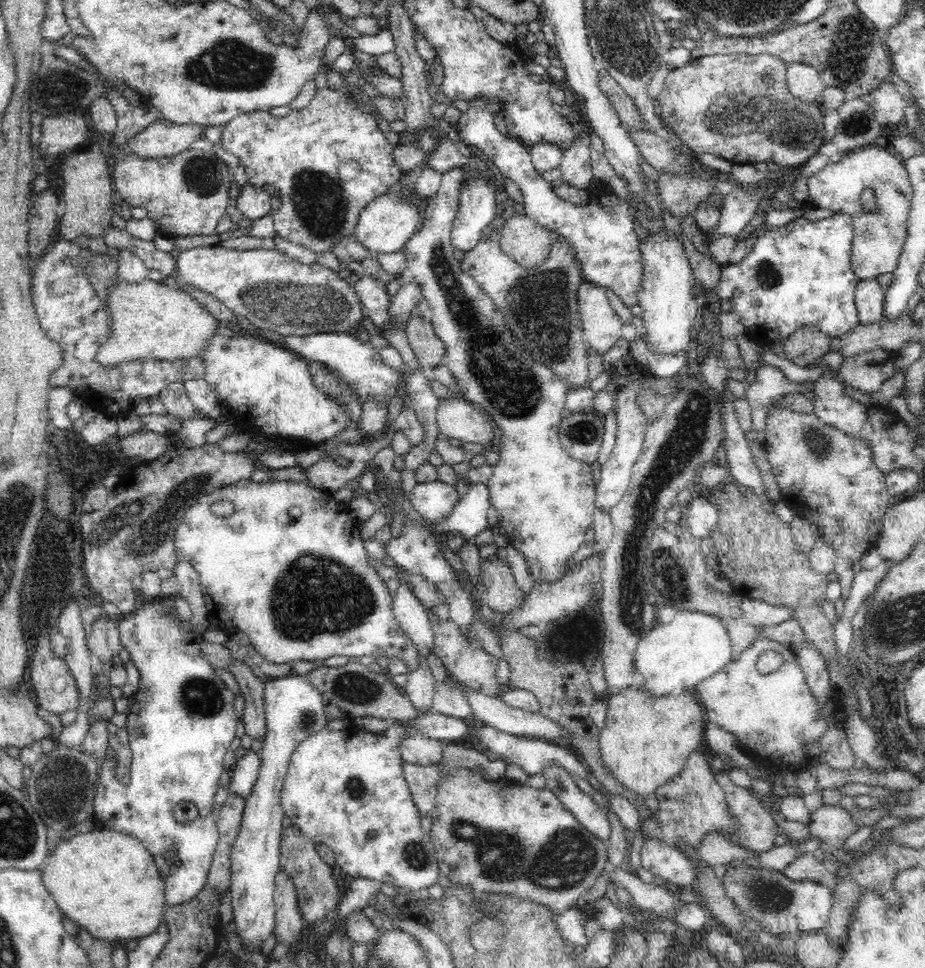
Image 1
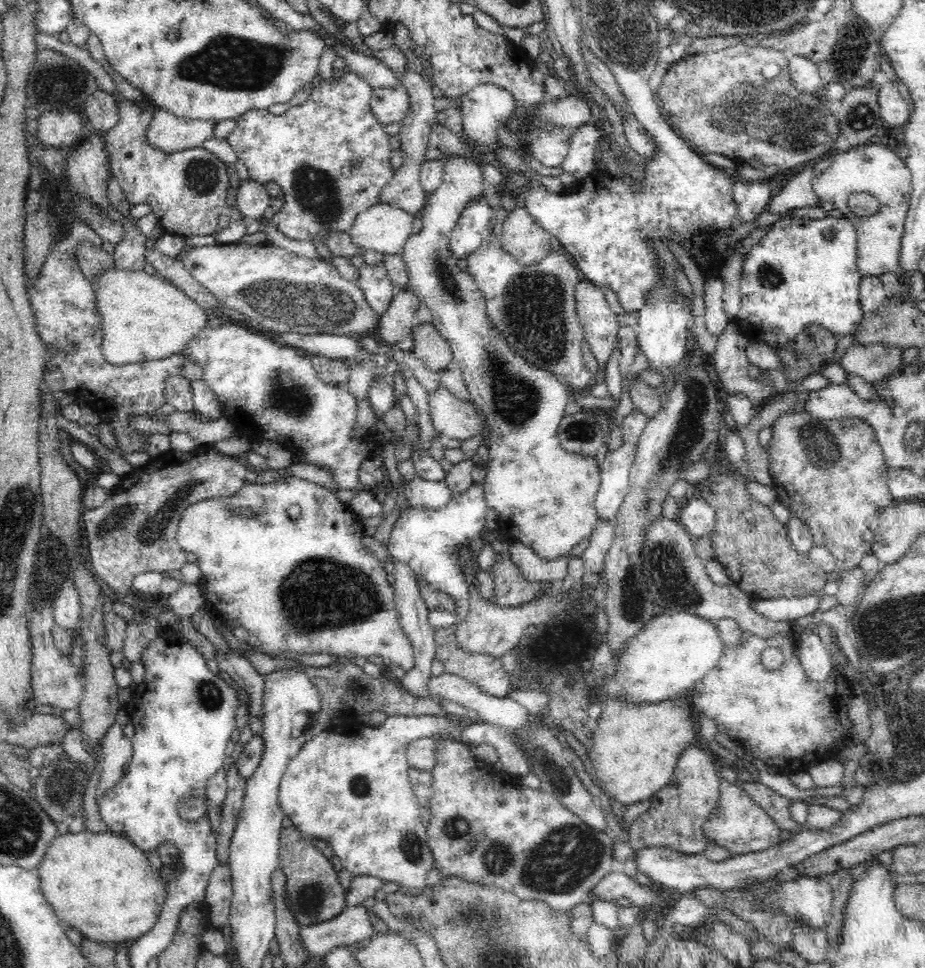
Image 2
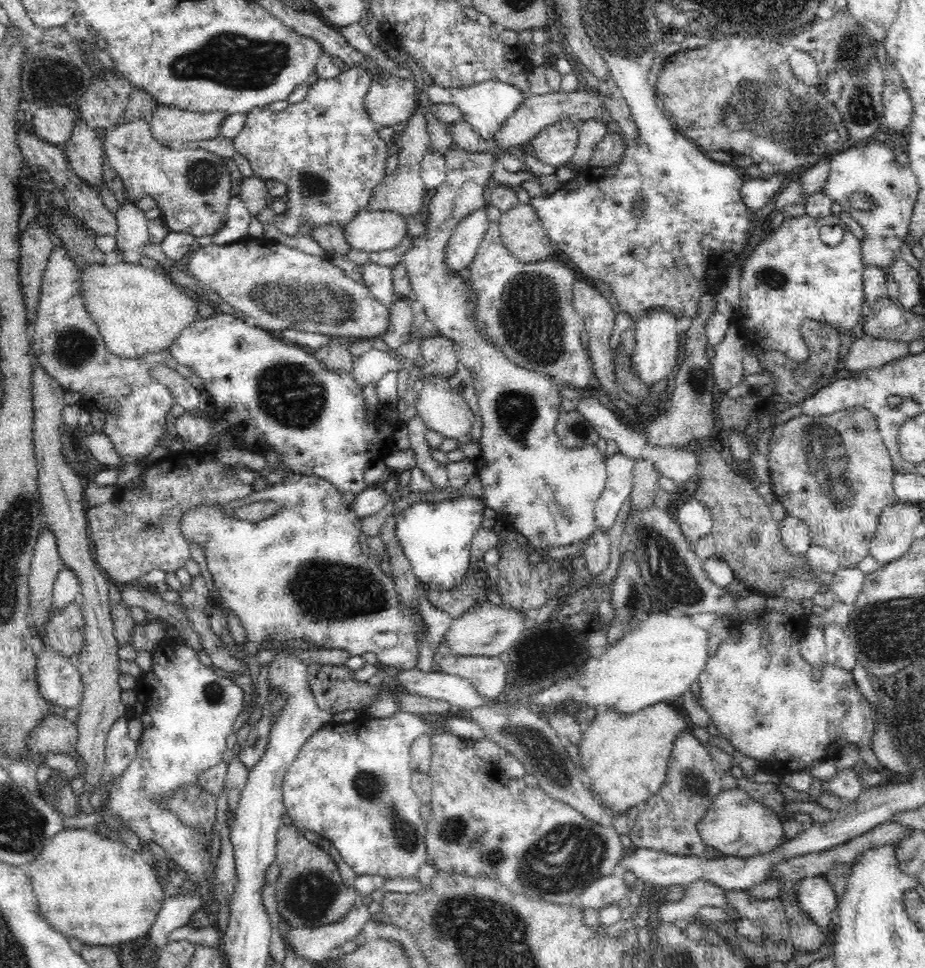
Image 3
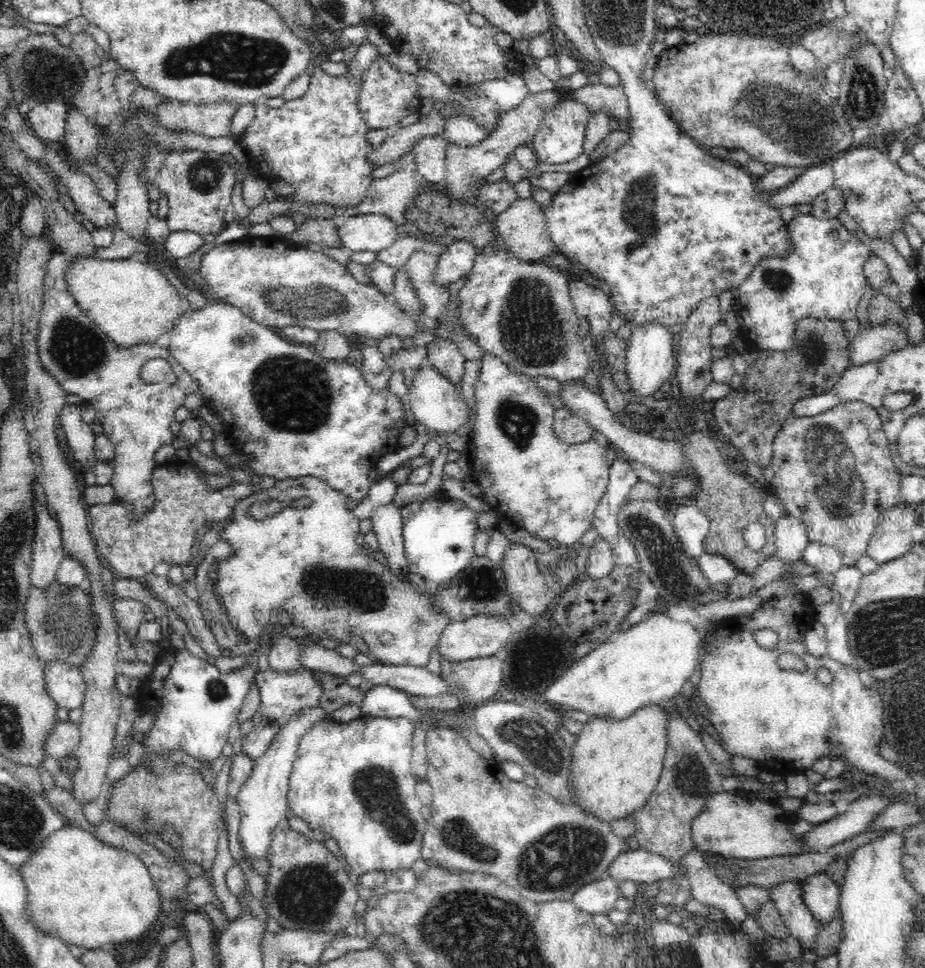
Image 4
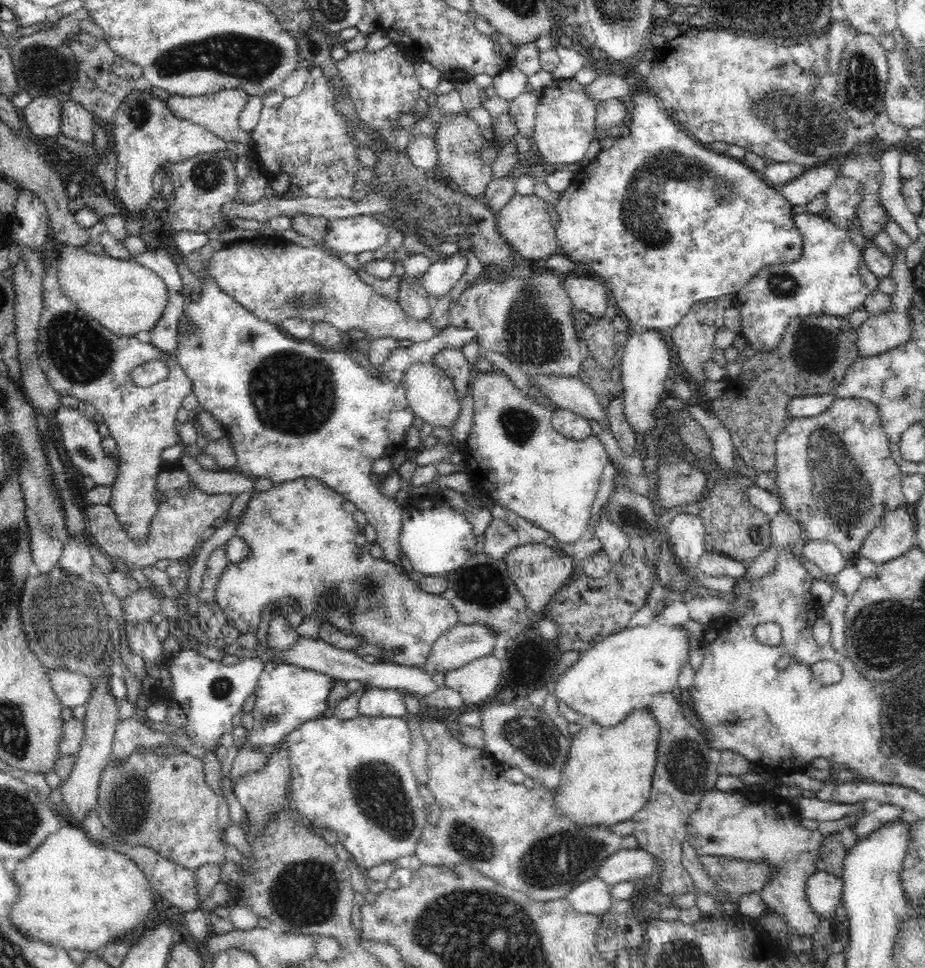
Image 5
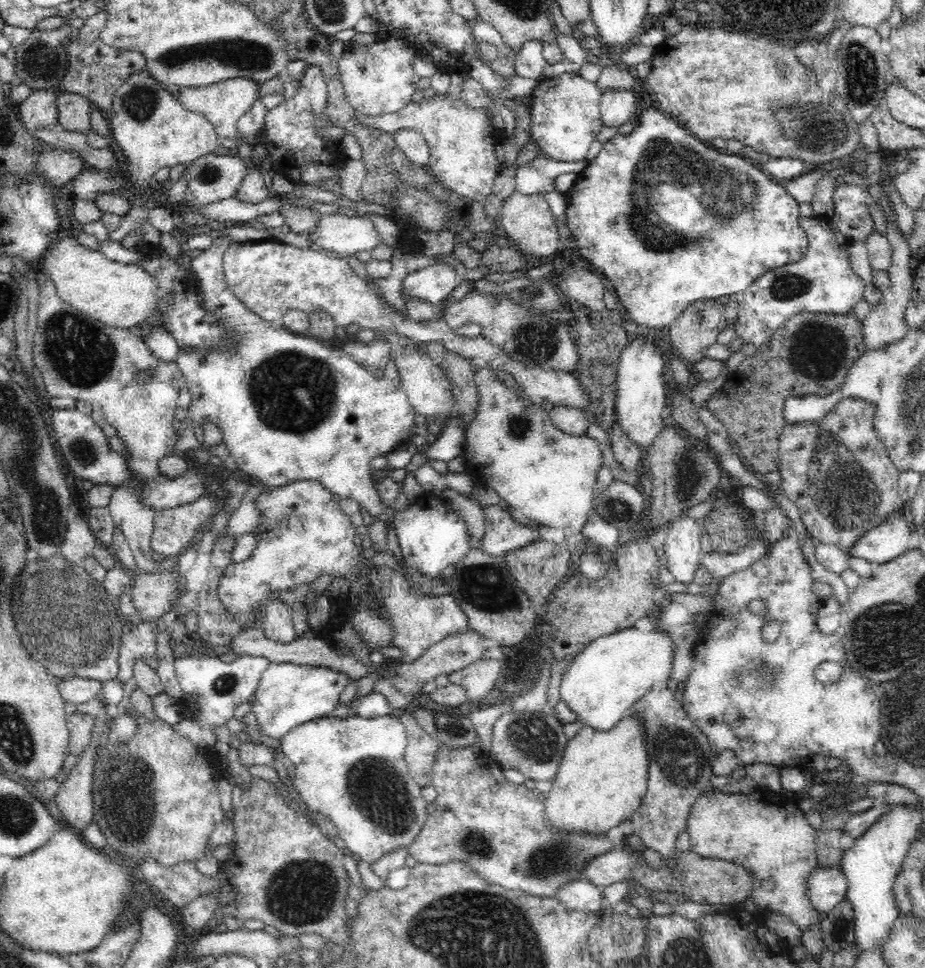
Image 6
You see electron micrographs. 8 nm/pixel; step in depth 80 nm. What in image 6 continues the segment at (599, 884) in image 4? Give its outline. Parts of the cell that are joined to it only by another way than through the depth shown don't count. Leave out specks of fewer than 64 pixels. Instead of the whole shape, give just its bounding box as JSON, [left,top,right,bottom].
[554,879,602,913]

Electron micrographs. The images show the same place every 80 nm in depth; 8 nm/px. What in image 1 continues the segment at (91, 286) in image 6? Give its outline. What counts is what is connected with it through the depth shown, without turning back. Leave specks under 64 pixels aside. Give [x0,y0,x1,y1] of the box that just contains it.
[97,278,218,367]

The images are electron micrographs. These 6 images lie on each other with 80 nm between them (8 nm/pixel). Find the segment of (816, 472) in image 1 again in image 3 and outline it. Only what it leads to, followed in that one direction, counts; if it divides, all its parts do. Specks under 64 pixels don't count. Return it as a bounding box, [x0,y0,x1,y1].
[767,407,897,568]

